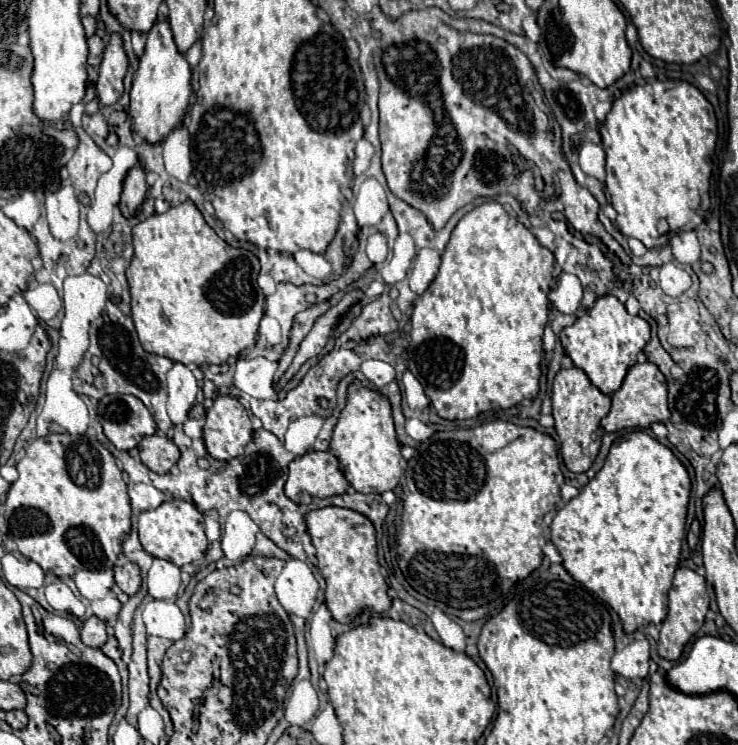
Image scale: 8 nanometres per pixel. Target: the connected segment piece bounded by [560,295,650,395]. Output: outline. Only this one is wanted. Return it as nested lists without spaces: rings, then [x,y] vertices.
[[[604,295],[598,297],[594,307],[580,315],[574,325],[560,331],[560,341],[574,365],[580,367],[602,393],[612,395],[620,389],[626,371],[636,363],[636,355],[650,341],[650,325],[642,317],[630,315],[614,295]]]

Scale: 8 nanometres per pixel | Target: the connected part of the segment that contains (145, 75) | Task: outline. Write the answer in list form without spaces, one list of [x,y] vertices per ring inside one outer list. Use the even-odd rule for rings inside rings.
[[[168,17],[156,19],[152,29],[146,33],[146,49],[140,57],[140,67],[134,73],[134,83],[130,89],[130,113],[134,121],[134,131],[140,133],[142,139],[146,139],[148,143],[158,143],[182,123],[192,95],[190,79],[190,65],[174,43]]]

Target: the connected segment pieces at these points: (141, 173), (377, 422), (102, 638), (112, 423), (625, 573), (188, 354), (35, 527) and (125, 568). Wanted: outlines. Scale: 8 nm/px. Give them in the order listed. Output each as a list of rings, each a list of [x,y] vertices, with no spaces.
[[[136,163],[126,179],[124,179],[124,187],[122,187],[122,199],[120,199],[120,211],[124,217],[132,217],[140,205],[144,203],[146,199],[146,191],[148,191],[148,185],[146,185],[146,171],[142,167],[142,163]]]
[[[358,379],[350,383],[346,393],[346,407],[342,409],[334,427],[330,451],[340,461],[340,469],[356,491],[380,495],[398,485],[402,477],[400,443],[394,431],[392,407],[380,391],[364,387]]]
[[[90,617],[84,621],[82,629],[80,629],[80,635],[82,635],[82,641],[84,645],[88,647],[102,647],[108,639],[108,633],[106,633],[106,623],[96,619],[96,617]]]
[[[104,395],[98,403],[100,425],[116,449],[132,449],[146,435],[156,433],[156,423],[146,405],[134,395]]]
[[[632,431],[628,433],[628,439],[614,441],[596,477],[590,479],[552,519],[550,539],[564,559],[562,565],[578,583],[594,591],[620,615],[626,633],[634,633],[638,627],[648,623],[660,627],[666,619],[668,591],[680,563],[680,547],[686,535],[684,525],[688,497],[690,475],[672,449],[656,441],[646,431]]]
[[[188,199],[180,205],[170,205],[166,213],[160,213],[160,215],[150,215],[148,219],[144,219],[142,223],[138,223],[134,229],[132,229],[132,237],[134,237],[134,257],[126,269],[126,279],[128,279],[128,285],[130,285],[130,295],[132,295],[132,319],[134,319],[134,327],[138,331],[138,339],[142,343],[142,347],[148,351],[148,353],[154,353],[154,355],[162,355],[162,357],[168,357],[172,361],[180,361],[184,365],[212,365],[212,363],[226,363],[230,357],[238,357],[242,351],[254,347],[254,337],[258,333],[258,323],[264,315],[264,293],[262,289],[258,287],[256,279],[258,279],[258,273],[260,273],[260,261],[254,253],[242,249],[242,247],[230,247],[224,239],[220,239],[216,235],[216,231],[204,221],[202,213],[196,209],[196,205]]]
[[[48,433],[26,447],[26,457],[18,461],[16,469],[20,477],[8,489],[4,519],[8,521],[10,537],[18,545],[18,551],[26,559],[38,563],[44,571],[52,571],[58,577],[72,577],[78,569],[112,569],[132,527],[130,497],[112,453],[98,441],[90,443],[88,437]]]
[[[122,563],[114,567],[114,579],[116,585],[126,593],[126,595],[134,595],[140,585],[142,585],[142,577],[140,577],[140,567],[136,567],[136,563]]]

